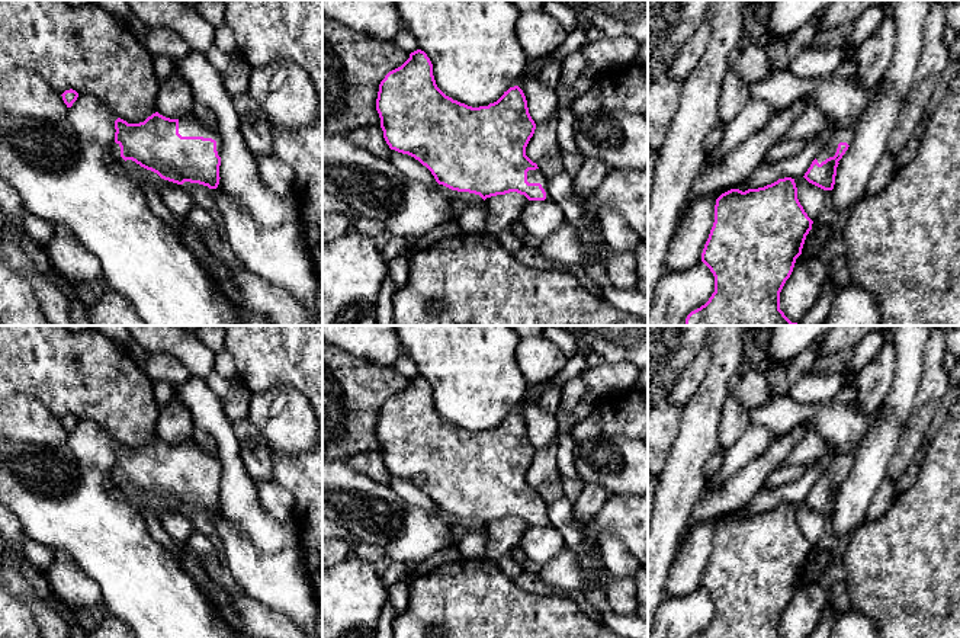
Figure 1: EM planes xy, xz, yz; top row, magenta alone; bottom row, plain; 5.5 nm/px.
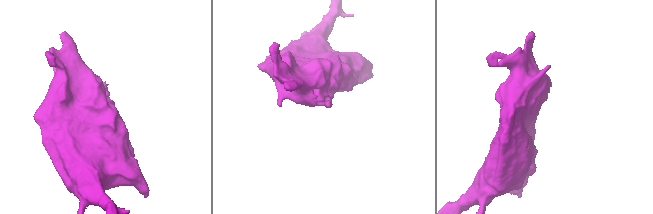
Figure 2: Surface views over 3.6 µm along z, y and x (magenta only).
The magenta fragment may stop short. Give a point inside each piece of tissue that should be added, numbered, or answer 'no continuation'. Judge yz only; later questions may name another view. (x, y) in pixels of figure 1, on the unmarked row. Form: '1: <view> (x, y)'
1: yz (844, 461)

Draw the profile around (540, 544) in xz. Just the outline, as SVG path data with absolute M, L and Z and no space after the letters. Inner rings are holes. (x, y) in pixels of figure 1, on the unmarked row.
M550 525L527 526L518 546L527 560L545 565L565 549L565 542L558 529Z

